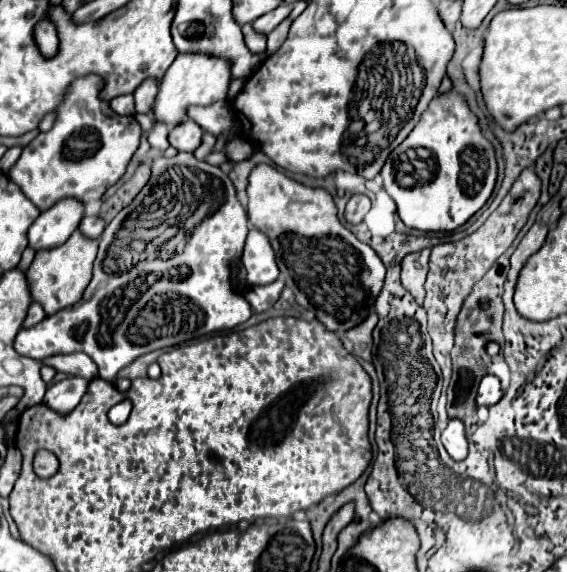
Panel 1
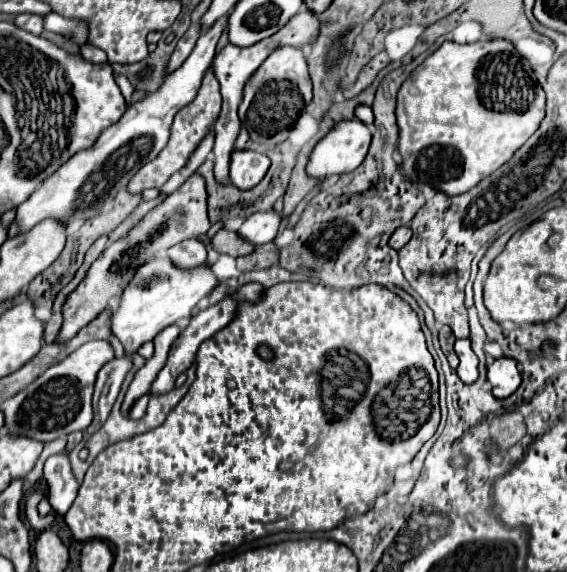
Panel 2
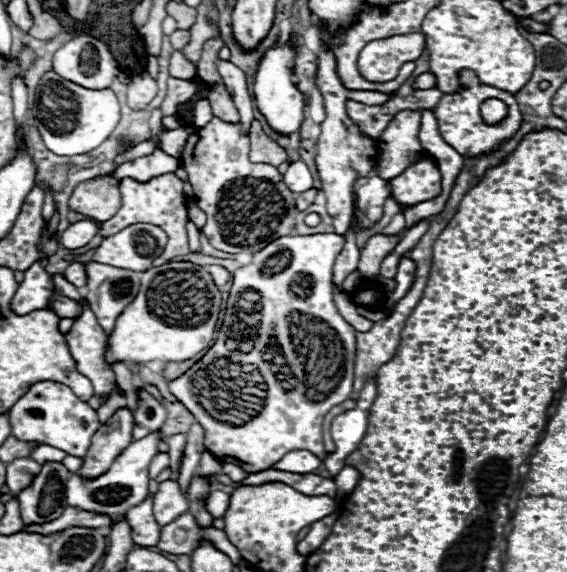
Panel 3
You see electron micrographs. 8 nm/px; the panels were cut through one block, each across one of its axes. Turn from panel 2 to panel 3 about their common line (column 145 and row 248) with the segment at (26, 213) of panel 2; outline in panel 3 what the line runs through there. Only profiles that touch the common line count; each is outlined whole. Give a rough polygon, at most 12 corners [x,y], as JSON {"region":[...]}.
{"region":[[132,224],[102,240],[94,260],[146,272],[168,236]]}

